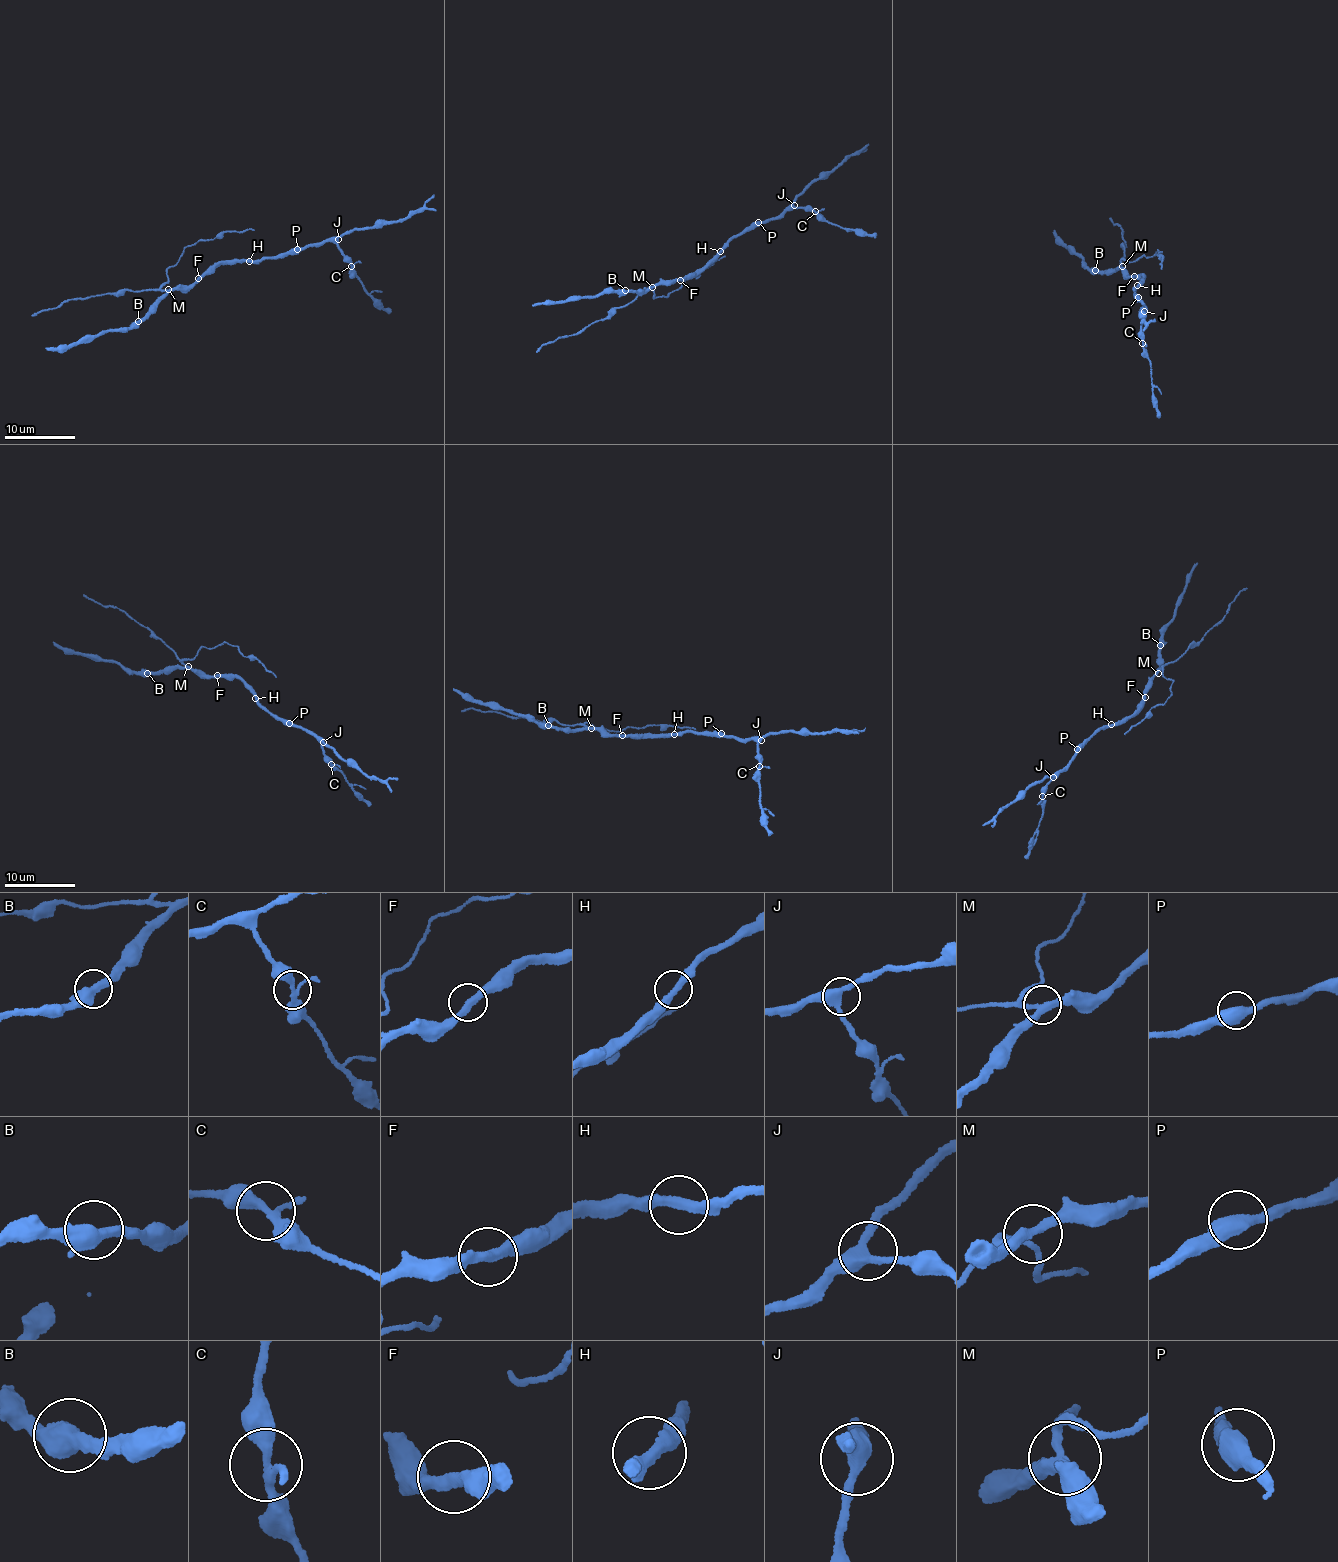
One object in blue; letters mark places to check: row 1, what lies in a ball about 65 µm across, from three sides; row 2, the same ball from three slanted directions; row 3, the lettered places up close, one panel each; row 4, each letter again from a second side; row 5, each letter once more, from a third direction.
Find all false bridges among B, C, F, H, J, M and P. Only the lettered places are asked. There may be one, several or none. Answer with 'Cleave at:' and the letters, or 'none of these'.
Cleave at: M

